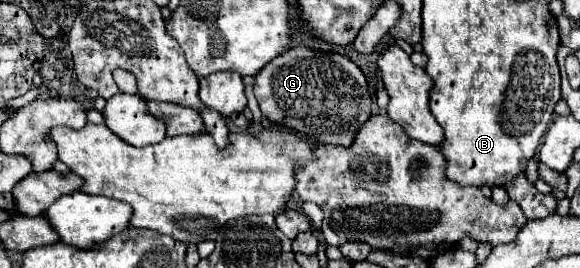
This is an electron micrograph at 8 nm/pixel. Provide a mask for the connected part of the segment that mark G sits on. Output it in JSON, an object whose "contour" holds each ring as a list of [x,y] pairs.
{"contour":[[[293,48],[273,58],[255,76],[255,96],[267,120],[301,132],[321,144],[351,146],[355,132],[371,116],[373,98],[363,72],[347,56]]]}

